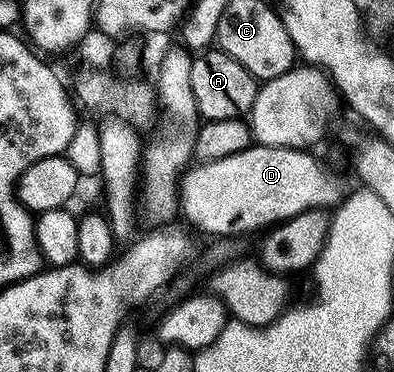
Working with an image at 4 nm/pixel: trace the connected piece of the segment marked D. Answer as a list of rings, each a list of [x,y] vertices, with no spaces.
[[[252,145],[233,156],[190,166],[179,180],[180,214],[186,215],[199,230],[206,231],[209,235],[217,235],[213,237],[233,237],[229,235],[245,235],[248,231],[260,232],[262,229],[272,228],[299,213],[310,211],[312,207],[336,208],[343,199],[341,179],[335,172],[328,171],[315,156],[309,154],[313,153],[296,147]]]

